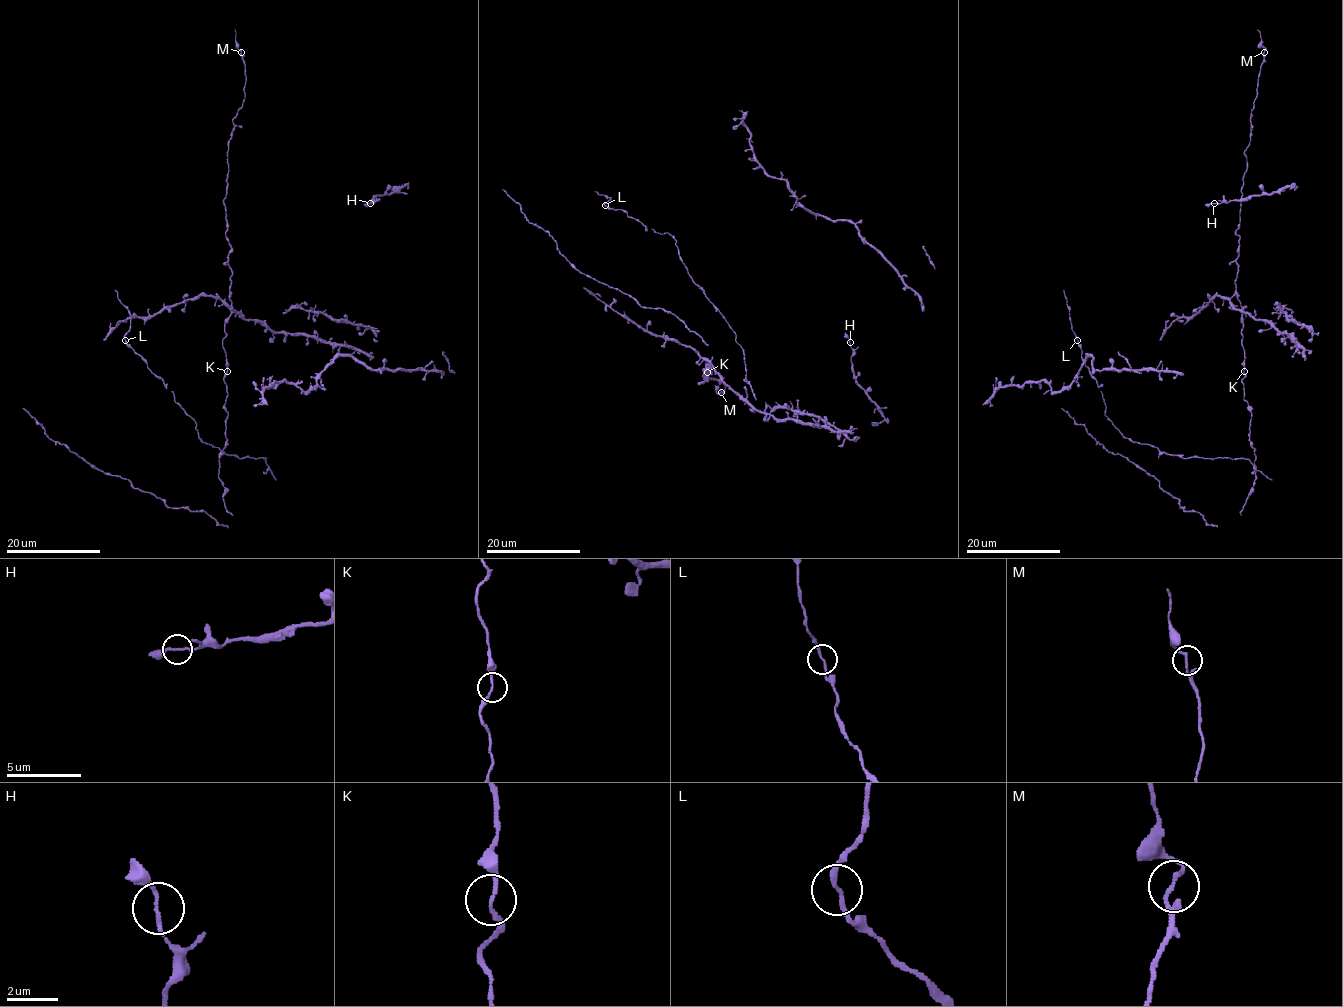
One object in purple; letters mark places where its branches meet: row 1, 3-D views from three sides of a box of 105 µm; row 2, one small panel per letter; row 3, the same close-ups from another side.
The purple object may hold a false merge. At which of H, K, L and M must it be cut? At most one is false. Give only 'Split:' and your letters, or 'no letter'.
Split: no letter

